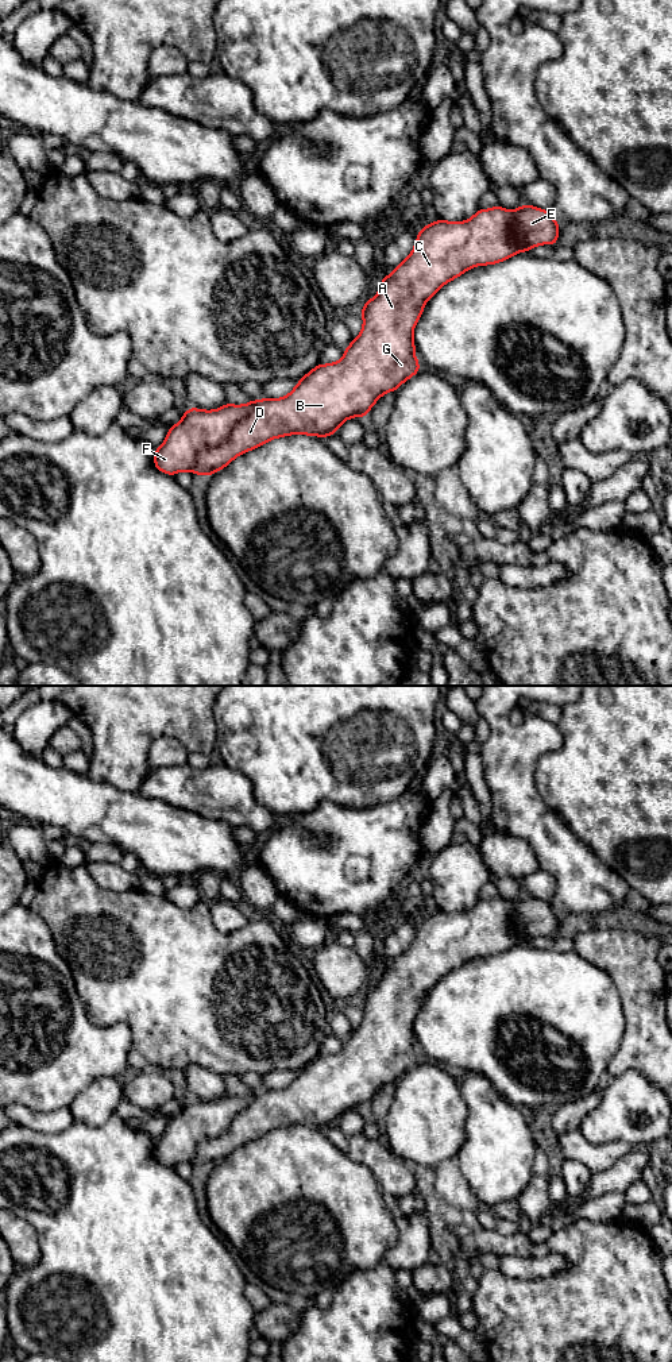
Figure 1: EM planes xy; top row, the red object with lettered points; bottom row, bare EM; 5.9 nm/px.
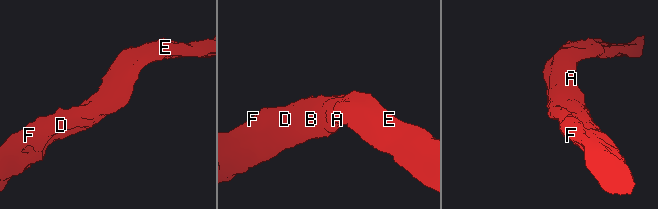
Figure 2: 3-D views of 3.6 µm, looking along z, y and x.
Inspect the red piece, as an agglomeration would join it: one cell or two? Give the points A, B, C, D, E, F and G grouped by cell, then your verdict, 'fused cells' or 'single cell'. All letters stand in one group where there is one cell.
A B C D E F G; single cell

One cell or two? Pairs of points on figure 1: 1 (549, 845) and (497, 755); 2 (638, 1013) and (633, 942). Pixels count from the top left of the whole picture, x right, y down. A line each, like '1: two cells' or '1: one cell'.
1: one cell
2: one cell

